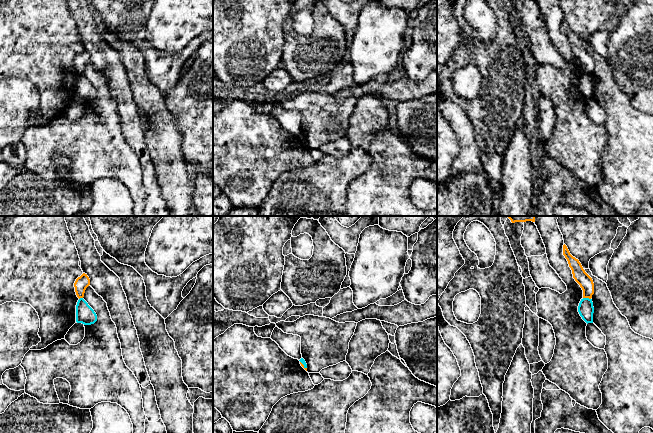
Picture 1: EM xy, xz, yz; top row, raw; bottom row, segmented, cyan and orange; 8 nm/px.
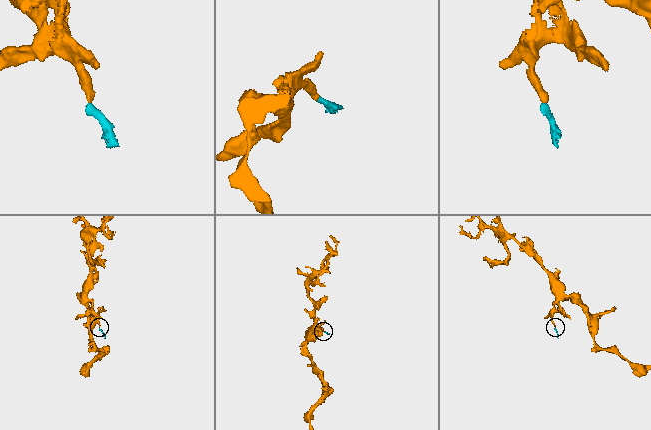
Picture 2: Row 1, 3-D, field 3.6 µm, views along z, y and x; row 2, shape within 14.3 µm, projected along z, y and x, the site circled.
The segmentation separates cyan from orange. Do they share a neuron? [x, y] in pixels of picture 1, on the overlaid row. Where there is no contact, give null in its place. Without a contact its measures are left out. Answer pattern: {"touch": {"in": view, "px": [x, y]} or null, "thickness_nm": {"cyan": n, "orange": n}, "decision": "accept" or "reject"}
{"touch": {"in": "yz", "px": [587, 298]}, "thickness_nm": {"cyan": 120, "orange": 110}, "decision": "reject"}

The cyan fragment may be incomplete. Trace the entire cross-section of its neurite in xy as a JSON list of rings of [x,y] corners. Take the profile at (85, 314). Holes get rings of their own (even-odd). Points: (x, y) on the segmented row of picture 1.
[[[80,298],[76,305],[76,322],[91,325],[97,321],[97,315],[88,303]]]

